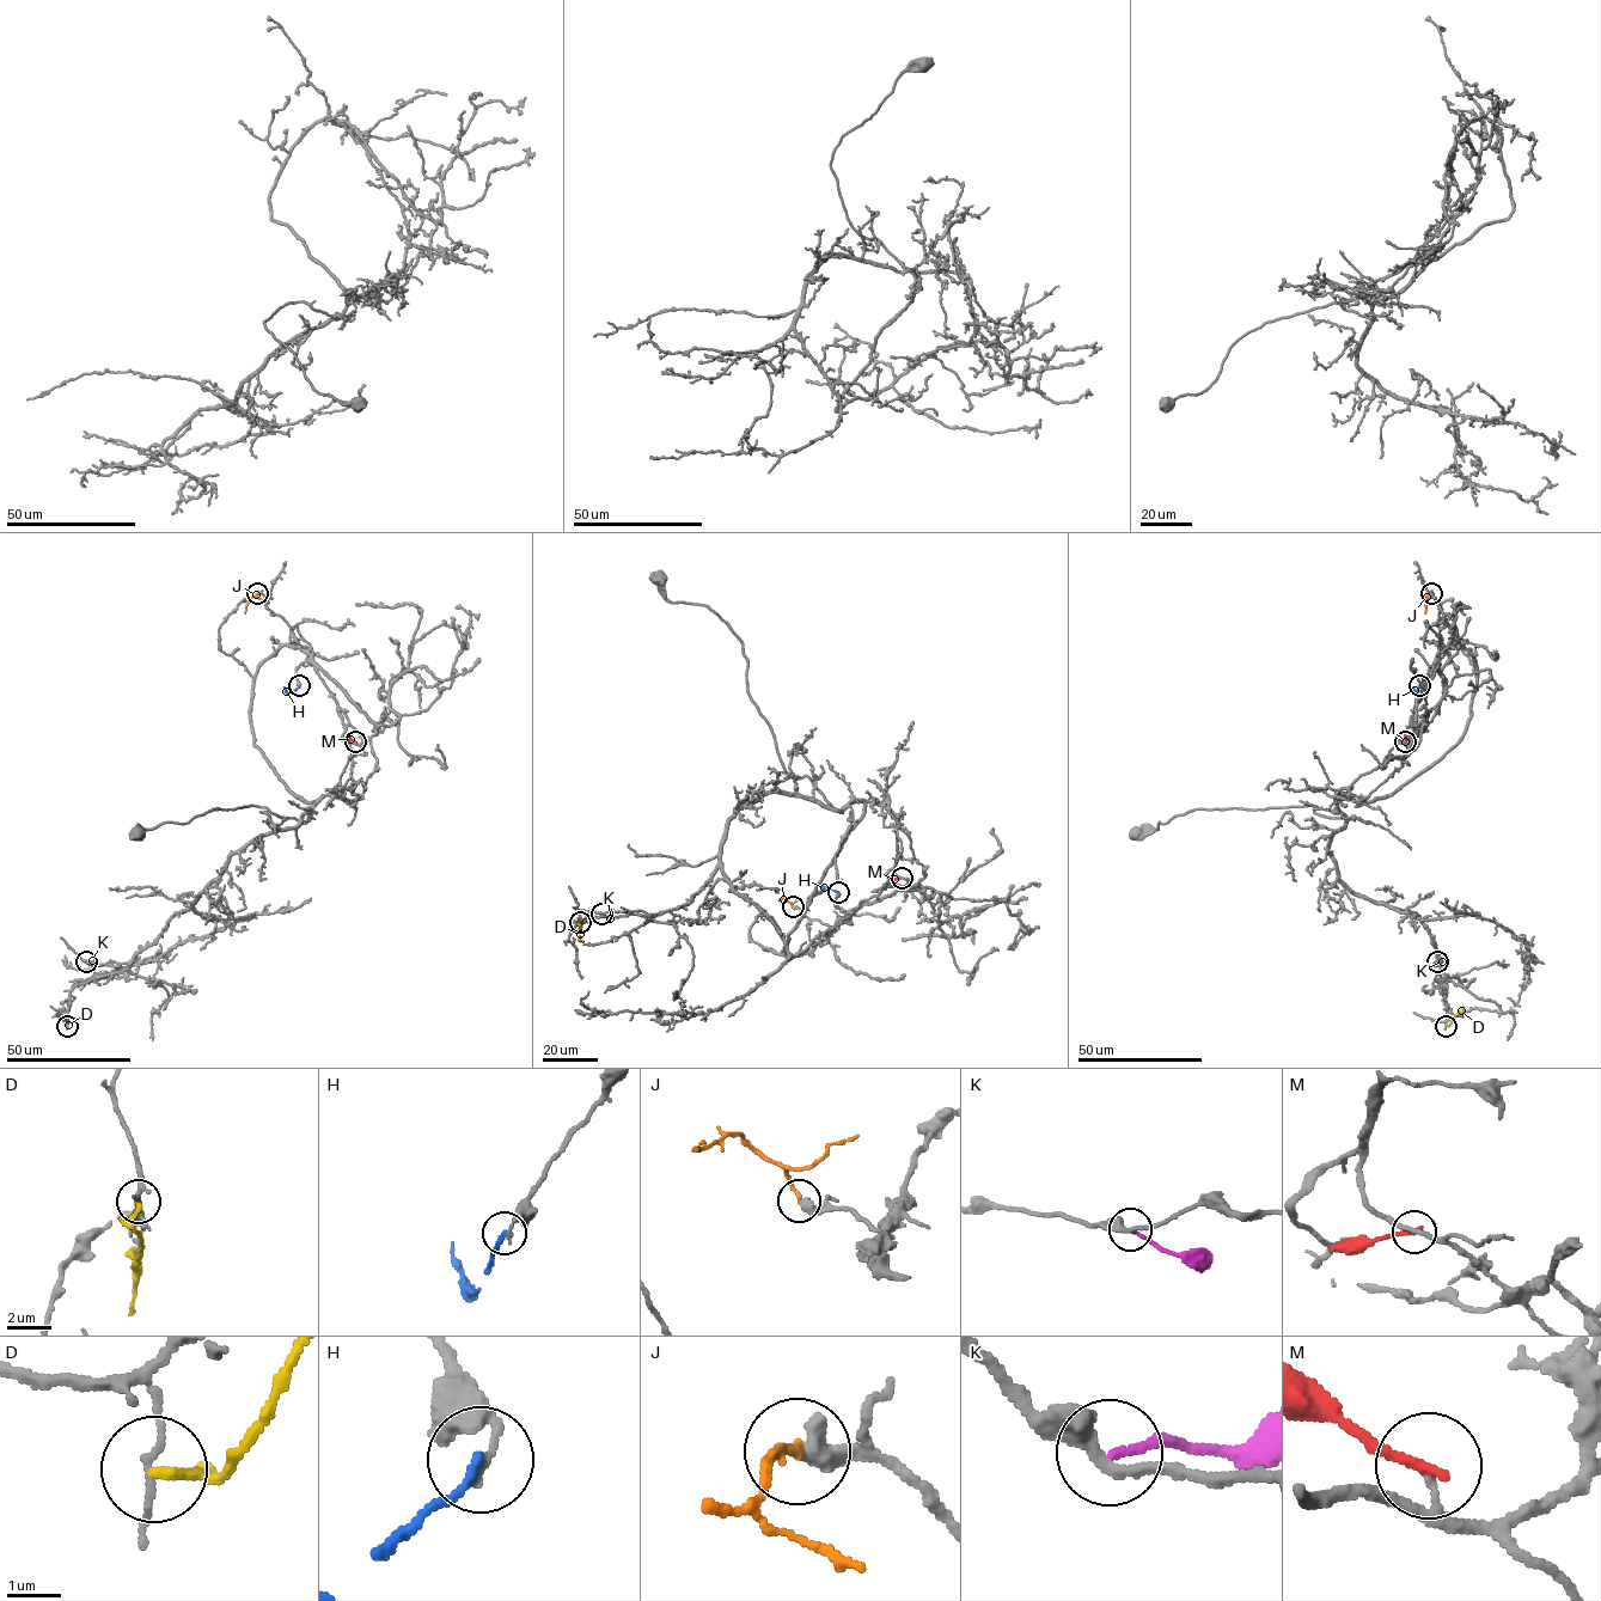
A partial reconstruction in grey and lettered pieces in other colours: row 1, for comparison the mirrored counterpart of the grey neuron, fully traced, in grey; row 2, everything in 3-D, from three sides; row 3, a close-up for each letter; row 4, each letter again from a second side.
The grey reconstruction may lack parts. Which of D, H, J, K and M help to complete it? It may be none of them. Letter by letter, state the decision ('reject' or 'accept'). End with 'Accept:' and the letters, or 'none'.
D: reject
H: reject
J: reject
K: reject
M: reject
Accept: none

